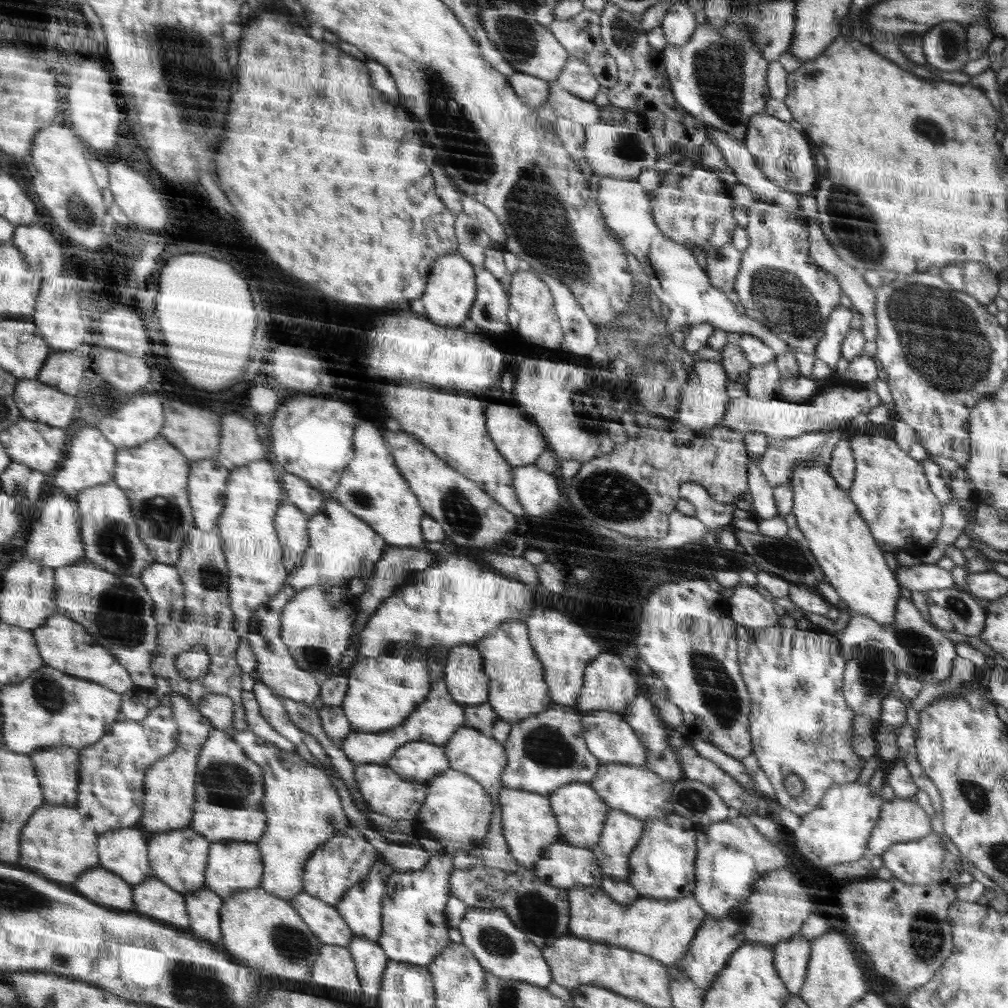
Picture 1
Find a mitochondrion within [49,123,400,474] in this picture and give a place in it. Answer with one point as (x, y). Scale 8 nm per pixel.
(84, 217)

